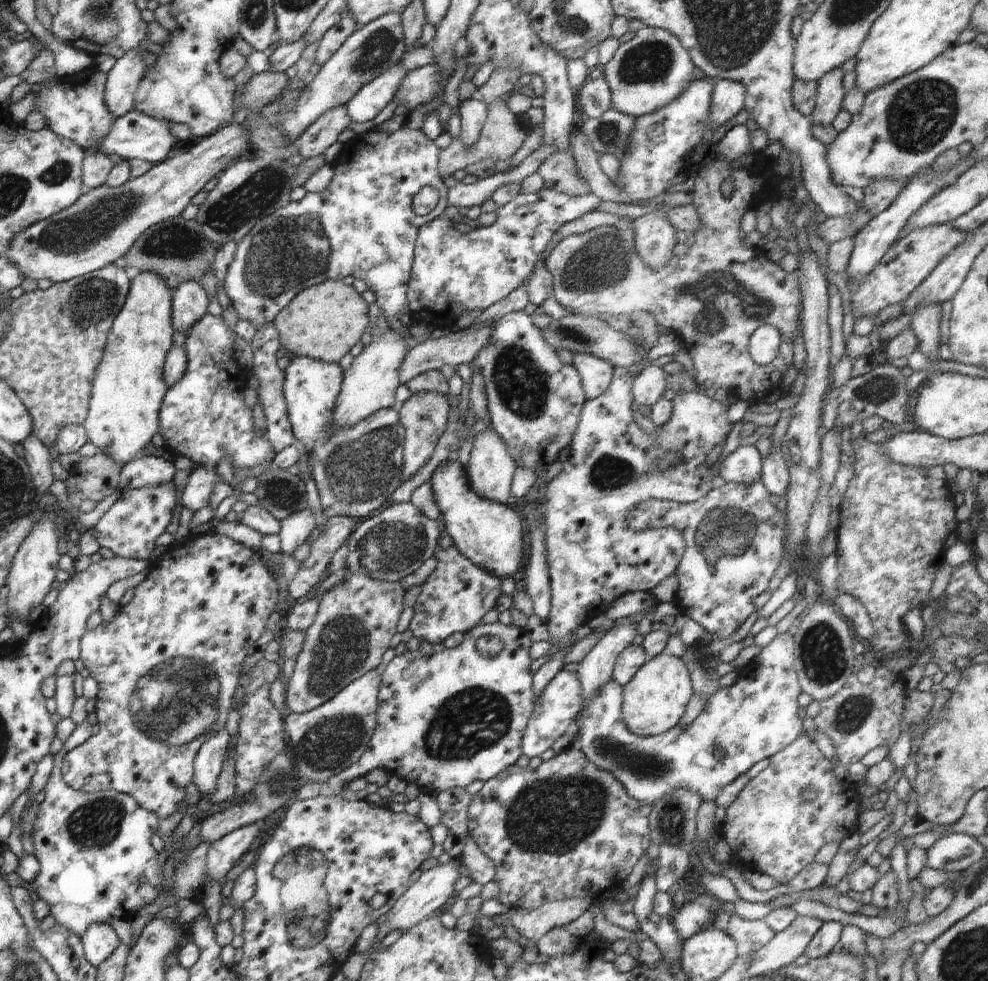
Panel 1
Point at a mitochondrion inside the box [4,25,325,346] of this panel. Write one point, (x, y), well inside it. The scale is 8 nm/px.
(74, 235)

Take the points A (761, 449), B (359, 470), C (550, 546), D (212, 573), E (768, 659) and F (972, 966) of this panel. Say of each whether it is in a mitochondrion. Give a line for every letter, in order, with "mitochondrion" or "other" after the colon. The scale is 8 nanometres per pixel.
A: other
B: mitochondrion
C: other
D: other
E: other
F: mitochondrion

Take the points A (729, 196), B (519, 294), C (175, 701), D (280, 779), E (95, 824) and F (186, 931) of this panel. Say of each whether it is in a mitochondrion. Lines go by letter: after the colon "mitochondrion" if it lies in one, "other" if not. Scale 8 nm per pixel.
A: other
B: other
C: mitochondrion
D: mitochondrion
E: mitochondrion
F: other

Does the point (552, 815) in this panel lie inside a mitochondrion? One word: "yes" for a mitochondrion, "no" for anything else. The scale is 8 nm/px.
yes

